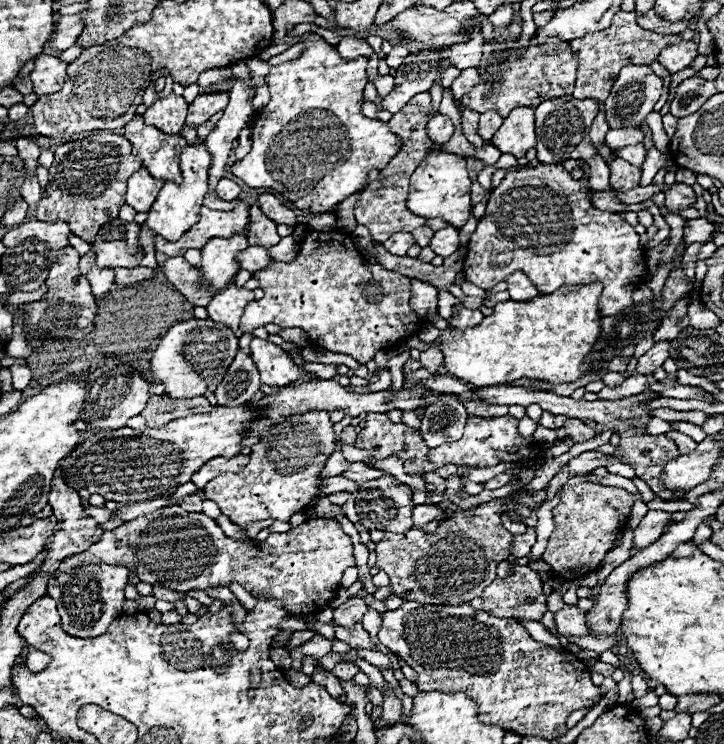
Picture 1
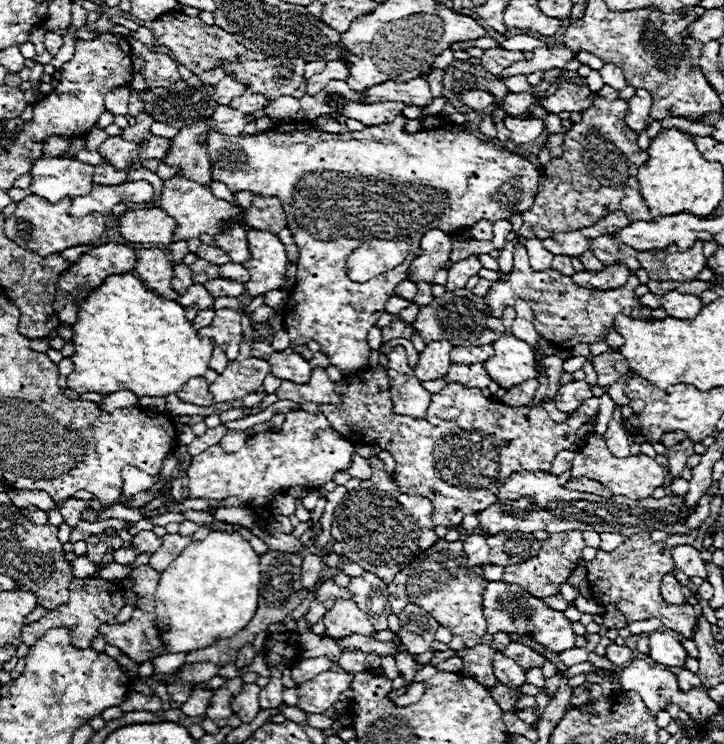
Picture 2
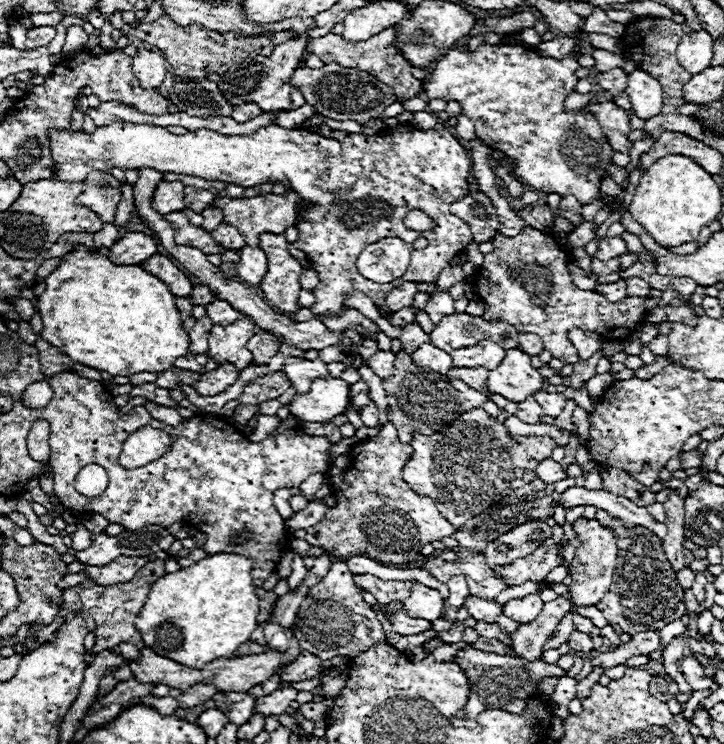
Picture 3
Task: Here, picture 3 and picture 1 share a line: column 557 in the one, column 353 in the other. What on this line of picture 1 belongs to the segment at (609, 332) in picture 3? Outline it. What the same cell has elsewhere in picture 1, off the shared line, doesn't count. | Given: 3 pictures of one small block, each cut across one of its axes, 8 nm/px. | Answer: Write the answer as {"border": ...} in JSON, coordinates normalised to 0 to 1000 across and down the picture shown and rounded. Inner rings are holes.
{"border":[[[425,309],[420,323],[414,325],[414,336],[403,352],[381,352],[348,368],[359,379],[359,387],[367,392],[362,403],[345,406],[334,422],[331,444],[348,446],[351,441],[367,435],[384,435],[387,441],[417,441],[428,452],[428,457],[442,457],[442,468],[456,473],[481,476],[497,489],[506,489],[517,481],[519,473],[541,468],[552,462],[566,441],[566,452],[583,441],[583,430],[566,414],[566,384],[569,376],[555,371],[552,366],[539,366],[525,355],[508,355],[506,347],[494,339],[486,317],[483,331],[478,331],[481,315],[464,309]]]}

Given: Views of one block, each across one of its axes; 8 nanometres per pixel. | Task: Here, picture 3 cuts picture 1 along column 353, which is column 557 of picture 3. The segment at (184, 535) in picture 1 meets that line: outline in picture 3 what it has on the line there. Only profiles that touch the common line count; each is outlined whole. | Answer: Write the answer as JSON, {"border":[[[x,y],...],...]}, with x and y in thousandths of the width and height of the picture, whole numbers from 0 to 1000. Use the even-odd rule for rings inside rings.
{"border":[[[757,723],[732,747],[718,750],[710,758],[702,758],[696,763],[680,763],[680,766],[702,788],[715,788],[729,780],[751,782],[757,769],[773,758],[776,758],[776,750],[771,747],[771,734],[762,723]]]}

